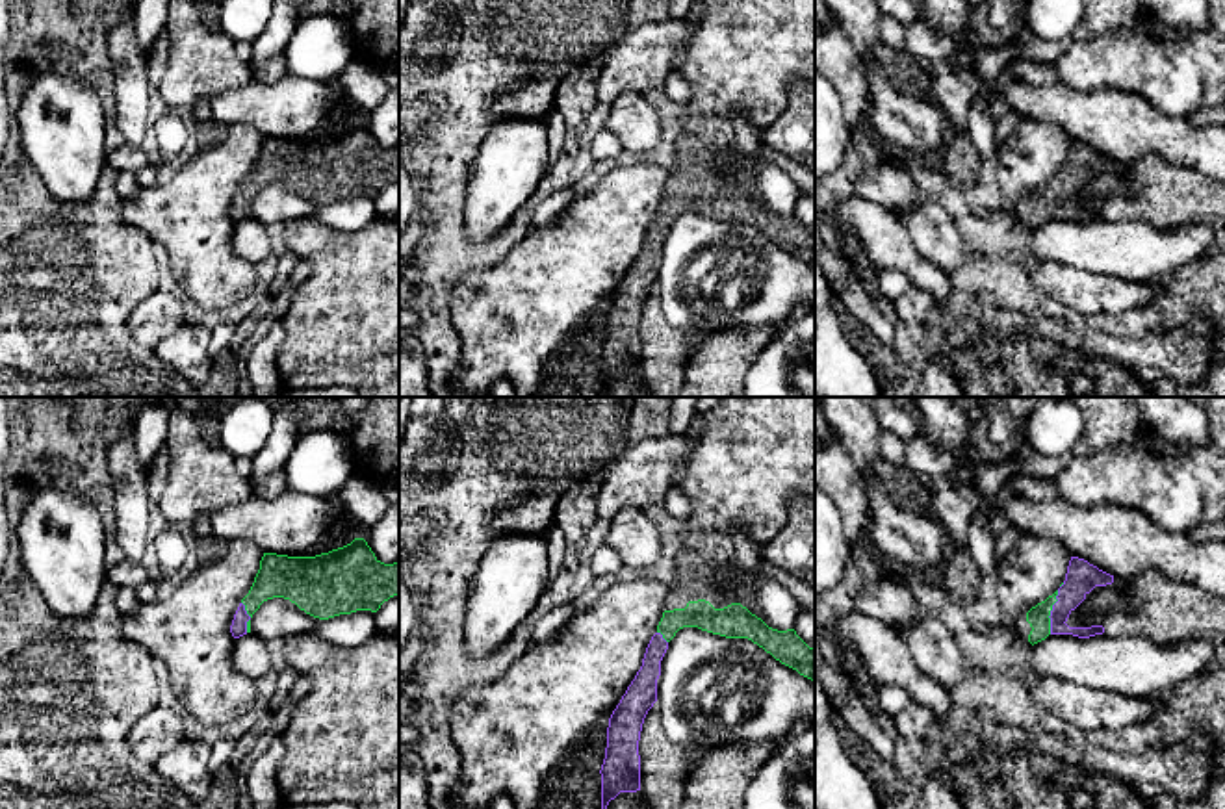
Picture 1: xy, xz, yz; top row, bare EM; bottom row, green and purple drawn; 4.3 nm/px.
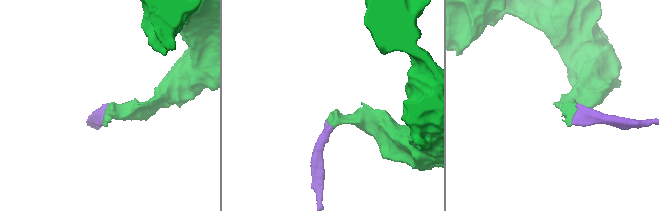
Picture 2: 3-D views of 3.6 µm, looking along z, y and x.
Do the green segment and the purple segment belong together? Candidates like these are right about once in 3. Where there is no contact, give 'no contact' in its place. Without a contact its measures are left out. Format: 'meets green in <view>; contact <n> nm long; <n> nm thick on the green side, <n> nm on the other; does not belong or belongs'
meets green in yz; contact 200 nm long; 100 nm thick on the green side, 140 nm on the other; belongs

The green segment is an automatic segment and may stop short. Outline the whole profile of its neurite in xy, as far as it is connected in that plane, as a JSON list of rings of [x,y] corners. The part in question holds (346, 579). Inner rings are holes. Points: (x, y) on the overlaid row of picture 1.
[[[364,538],[316,557],[264,553],[249,594],[241,599],[230,633],[251,633],[251,618],[273,597],[295,603],[306,614],[329,620],[356,610],[377,612],[399,594],[399,562],[380,562]]]

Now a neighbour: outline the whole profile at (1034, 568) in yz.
[[[1023,534],[997,564],[1000,629],[1017,636],[1021,614],[1052,596],[1065,581],[1071,555],[1056,542]]]

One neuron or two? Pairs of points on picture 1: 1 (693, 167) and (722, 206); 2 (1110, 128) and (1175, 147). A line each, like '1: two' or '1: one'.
1: one
2: one

